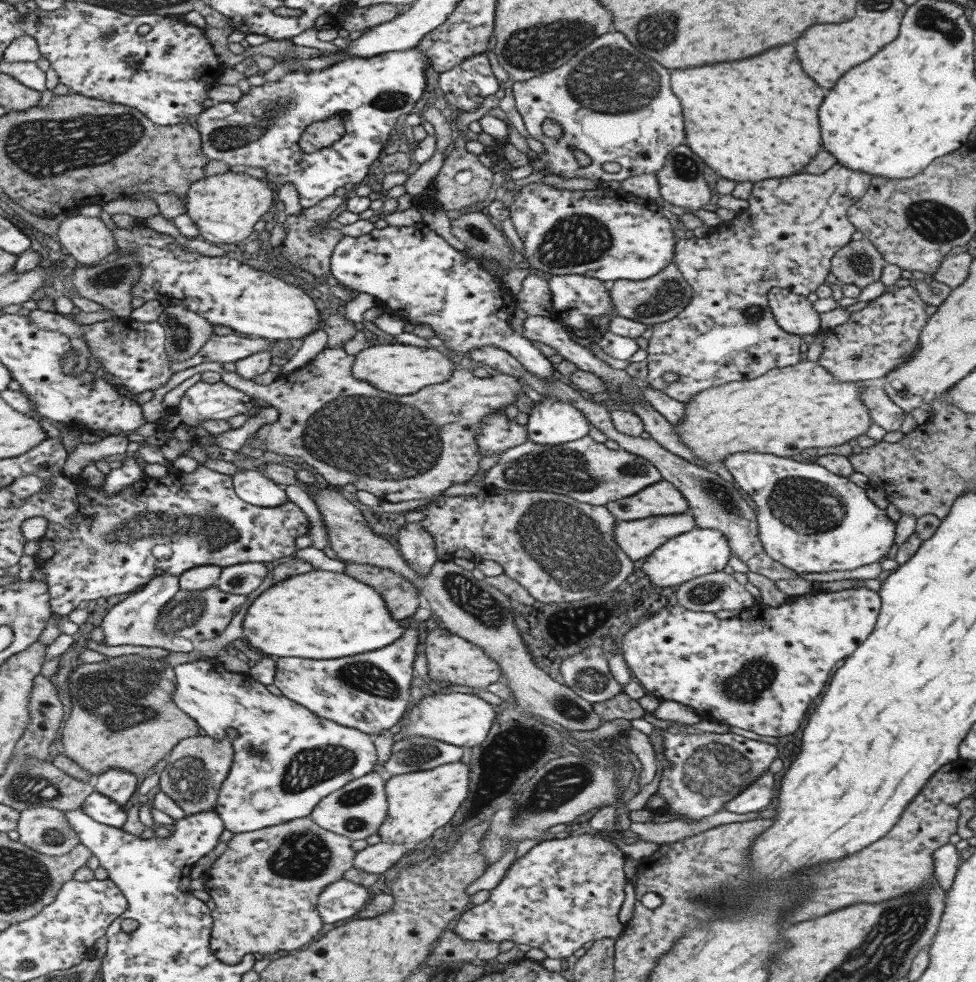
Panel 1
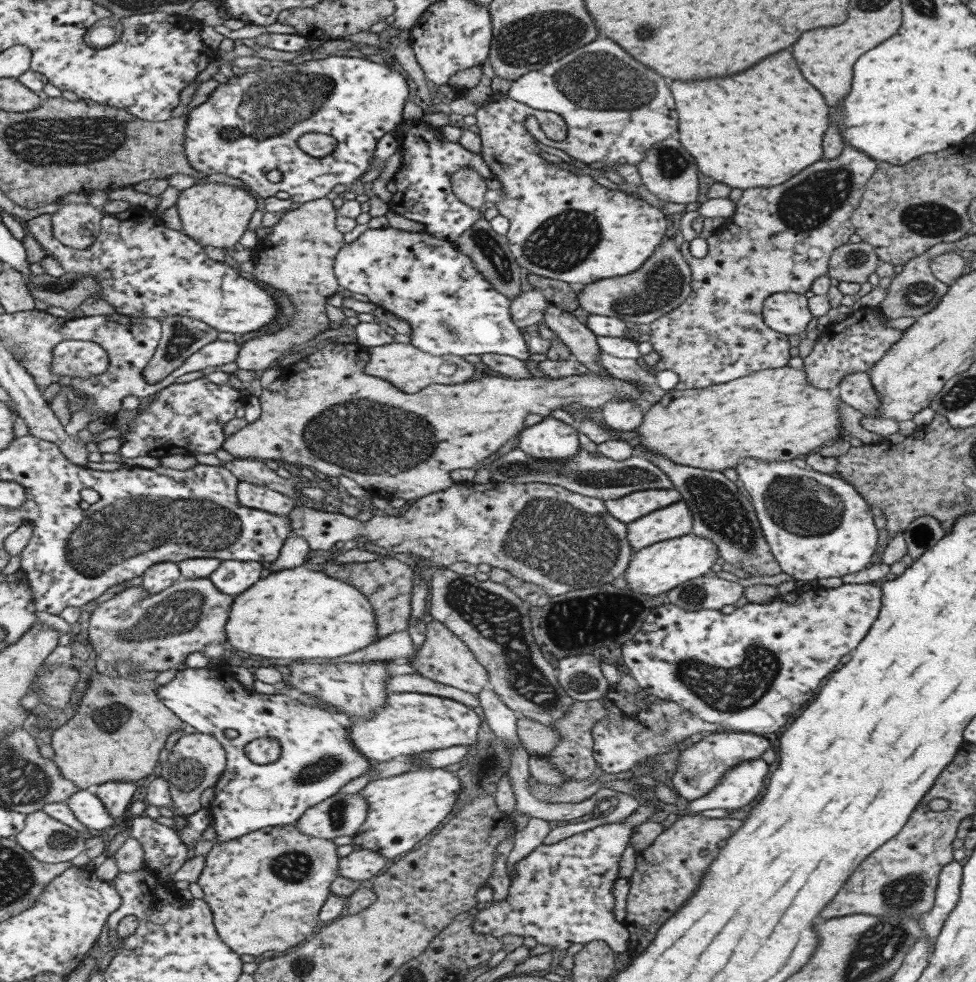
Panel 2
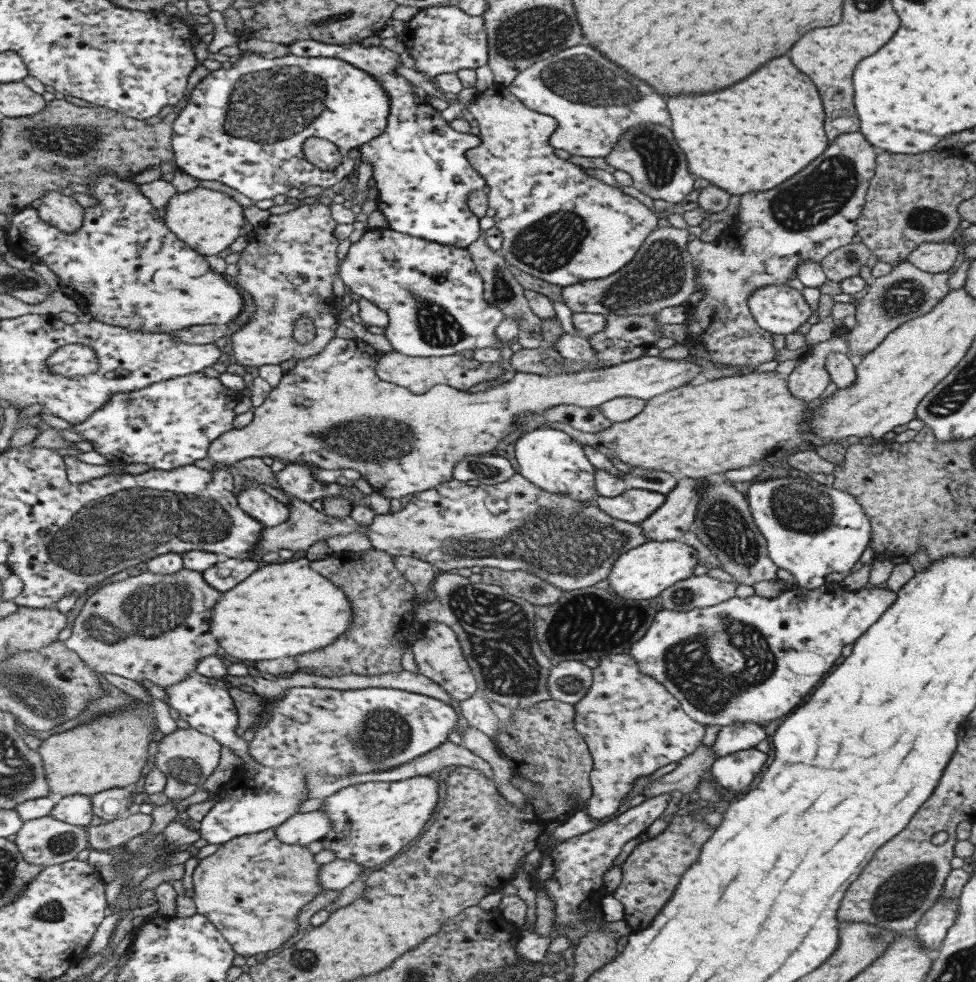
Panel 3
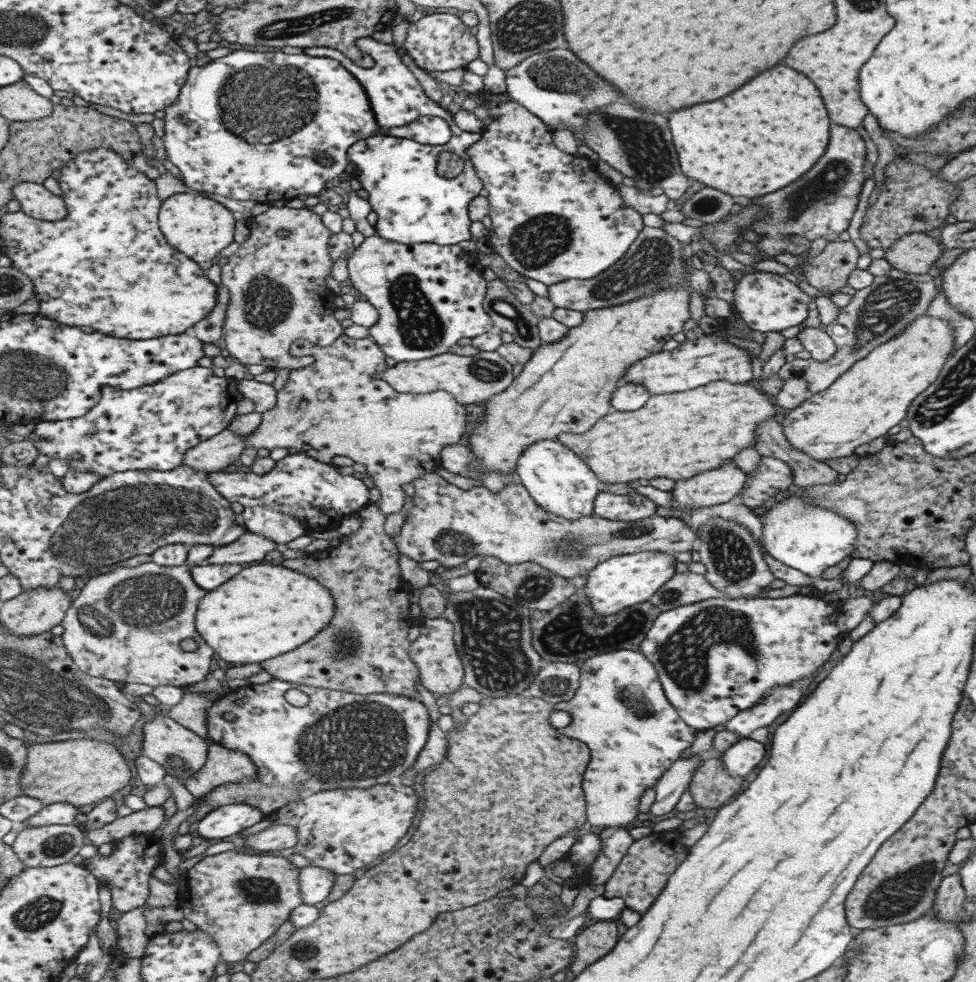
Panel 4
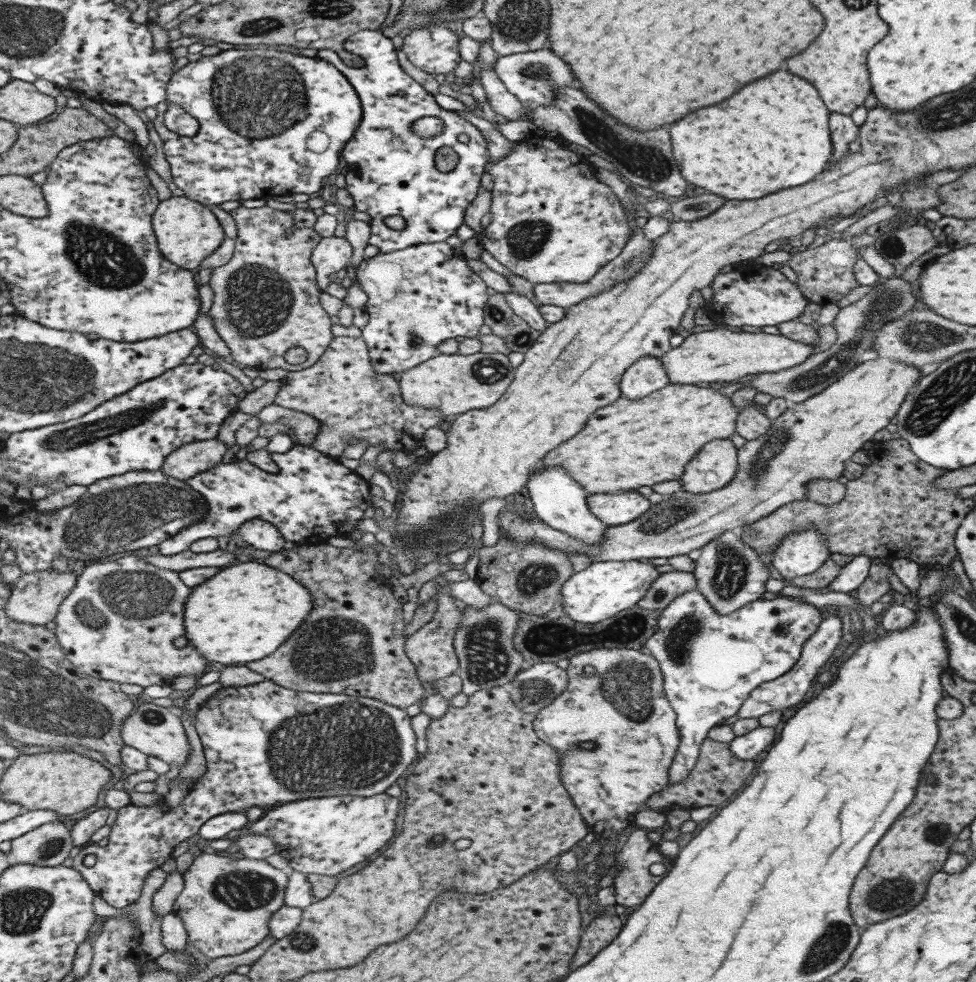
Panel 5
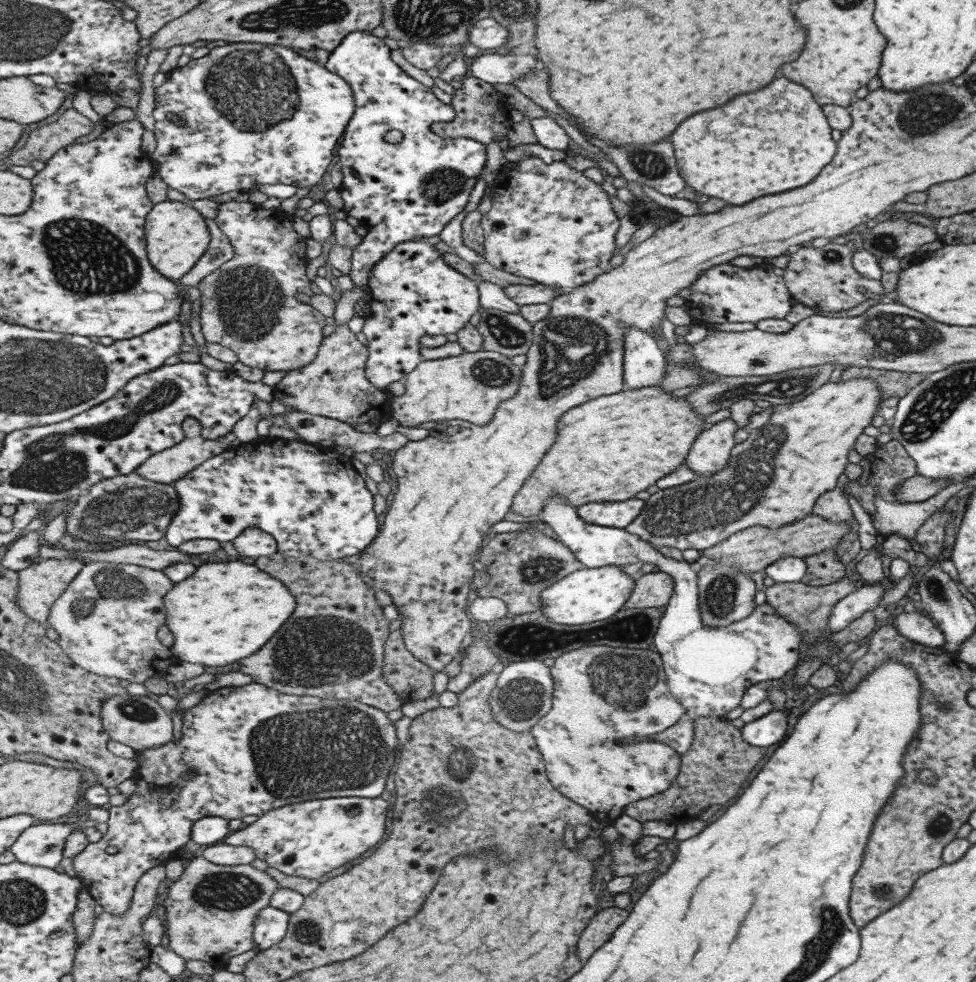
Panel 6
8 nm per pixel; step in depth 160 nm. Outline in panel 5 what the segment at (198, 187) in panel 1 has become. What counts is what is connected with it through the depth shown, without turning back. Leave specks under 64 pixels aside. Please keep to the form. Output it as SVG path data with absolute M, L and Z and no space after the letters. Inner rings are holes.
M185 196L172 197L159 204L153 221L163 256L181 268L191 271L197 271L226 239L223 226L217 220L217 216L206 205Z

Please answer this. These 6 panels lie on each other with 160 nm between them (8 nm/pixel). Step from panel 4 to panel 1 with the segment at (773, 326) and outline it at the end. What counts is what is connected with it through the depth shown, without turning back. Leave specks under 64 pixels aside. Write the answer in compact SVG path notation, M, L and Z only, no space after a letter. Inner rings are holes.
M779 287L770 288L766 294L770 313L781 331L790 336L812 337L819 332L819 315L806 297Z

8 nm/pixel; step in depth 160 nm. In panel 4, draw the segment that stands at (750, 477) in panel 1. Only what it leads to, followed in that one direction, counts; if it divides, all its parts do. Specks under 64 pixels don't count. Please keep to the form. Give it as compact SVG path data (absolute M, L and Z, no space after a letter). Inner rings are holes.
M802 494L787 497L757 516L761 526L761 542L765 552L785 566L817 580L827 568L836 566L855 550L854 524L830 509L809 504Z

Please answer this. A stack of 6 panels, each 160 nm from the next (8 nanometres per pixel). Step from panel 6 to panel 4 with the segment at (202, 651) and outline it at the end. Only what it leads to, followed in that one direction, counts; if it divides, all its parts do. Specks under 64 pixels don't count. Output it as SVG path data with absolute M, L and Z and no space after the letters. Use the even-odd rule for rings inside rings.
M257 562L251 564L247 572L239 572L239 576L235 576L235 580L227 582L223 588L215 588L207 594L207 600L199 604L197 625L203 638L211 644L211 648L215 648L215 652L223 660L235 664L253 664L291 652L307 640L313 639L313 636L329 626L336 610L335 597L321 581L285 565L274 566L269 562Z

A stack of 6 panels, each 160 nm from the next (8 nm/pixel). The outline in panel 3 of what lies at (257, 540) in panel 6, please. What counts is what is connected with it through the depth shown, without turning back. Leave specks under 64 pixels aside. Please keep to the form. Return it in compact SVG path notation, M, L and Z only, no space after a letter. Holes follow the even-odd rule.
M247 482L238 495L239 505L251 516L261 520L267 528L274 528L287 522L290 517L290 507L282 504L267 494L257 484Z

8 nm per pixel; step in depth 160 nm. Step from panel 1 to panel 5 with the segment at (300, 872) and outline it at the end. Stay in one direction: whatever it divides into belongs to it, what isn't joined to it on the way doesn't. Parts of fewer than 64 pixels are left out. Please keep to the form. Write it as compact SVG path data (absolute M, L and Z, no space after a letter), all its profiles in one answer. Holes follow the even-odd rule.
M207 851L193 860L184 874L184 889L174 904L185 923L188 943L208 960L243 954L270 936L270 920L286 905L290 875L265 860L223 857Z

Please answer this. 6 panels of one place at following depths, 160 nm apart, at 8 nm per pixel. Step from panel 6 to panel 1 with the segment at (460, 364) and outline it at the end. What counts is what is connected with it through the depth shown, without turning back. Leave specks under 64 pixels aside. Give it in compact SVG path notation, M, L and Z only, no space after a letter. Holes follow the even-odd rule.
M379 341L354 356L353 375L375 389L397 396L410 395L430 384L447 380L459 365L432 347Z

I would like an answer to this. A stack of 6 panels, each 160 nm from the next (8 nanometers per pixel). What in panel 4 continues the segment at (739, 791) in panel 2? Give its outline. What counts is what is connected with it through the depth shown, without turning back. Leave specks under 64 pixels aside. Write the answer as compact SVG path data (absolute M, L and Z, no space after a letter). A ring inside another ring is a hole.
M750 737L735 741L721 754L721 760L727 774L739 775L743 778L755 770L757 764L765 758L764 744Z

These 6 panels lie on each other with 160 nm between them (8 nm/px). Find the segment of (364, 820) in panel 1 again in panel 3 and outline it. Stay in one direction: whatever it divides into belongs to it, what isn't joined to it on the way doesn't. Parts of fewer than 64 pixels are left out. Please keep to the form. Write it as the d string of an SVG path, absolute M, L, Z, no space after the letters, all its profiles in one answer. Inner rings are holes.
M324 810L297 813L285 824L275 828L277 838L285 844L311 844L329 834L333 823Z

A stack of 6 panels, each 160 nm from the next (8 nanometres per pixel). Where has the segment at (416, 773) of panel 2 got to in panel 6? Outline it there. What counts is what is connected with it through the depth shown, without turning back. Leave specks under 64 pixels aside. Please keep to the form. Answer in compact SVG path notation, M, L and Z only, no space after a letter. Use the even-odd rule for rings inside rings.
M327 797L290 804L267 812L249 826L231 832L221 842L252 848L257 858L285 874L317 880L343 868L383 836L387 808L389 804L381 797Z

